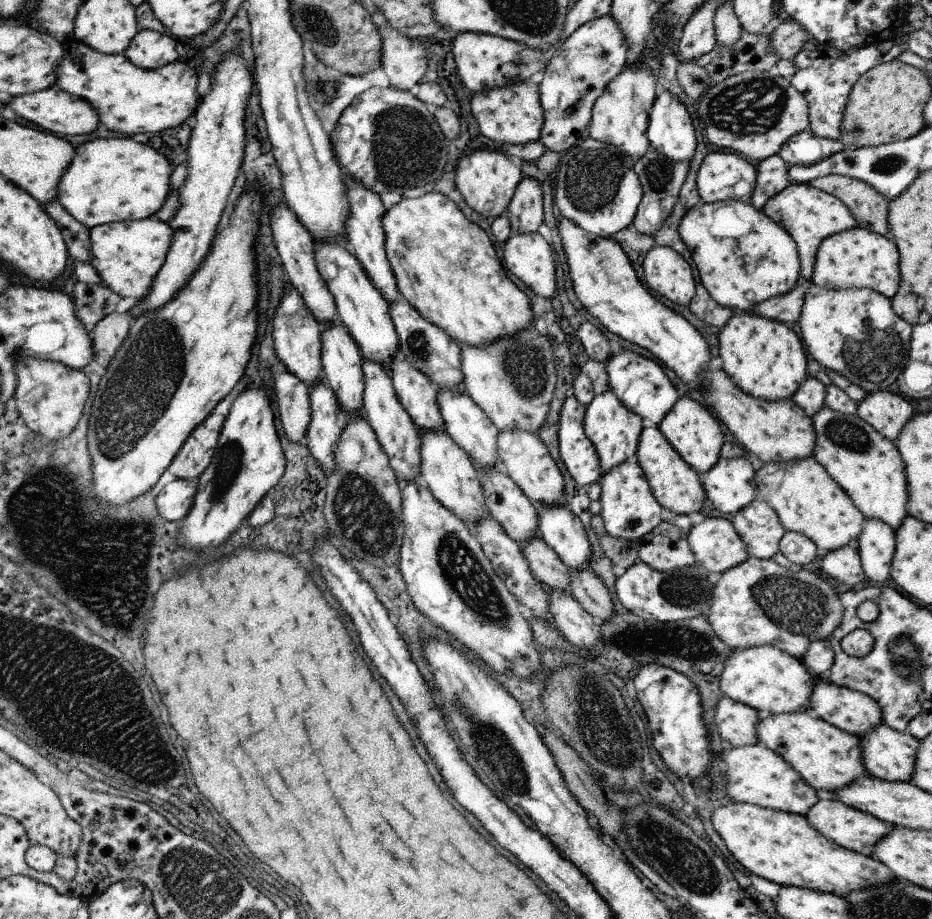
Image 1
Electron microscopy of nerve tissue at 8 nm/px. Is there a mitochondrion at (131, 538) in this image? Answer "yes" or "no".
yes

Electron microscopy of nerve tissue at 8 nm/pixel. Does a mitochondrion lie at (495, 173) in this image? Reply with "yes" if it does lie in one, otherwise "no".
no

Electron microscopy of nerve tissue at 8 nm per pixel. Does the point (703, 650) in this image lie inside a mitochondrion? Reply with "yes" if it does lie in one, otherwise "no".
yes

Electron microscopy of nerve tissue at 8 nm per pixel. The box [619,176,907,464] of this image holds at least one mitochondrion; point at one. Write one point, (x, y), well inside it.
(871, 348)

